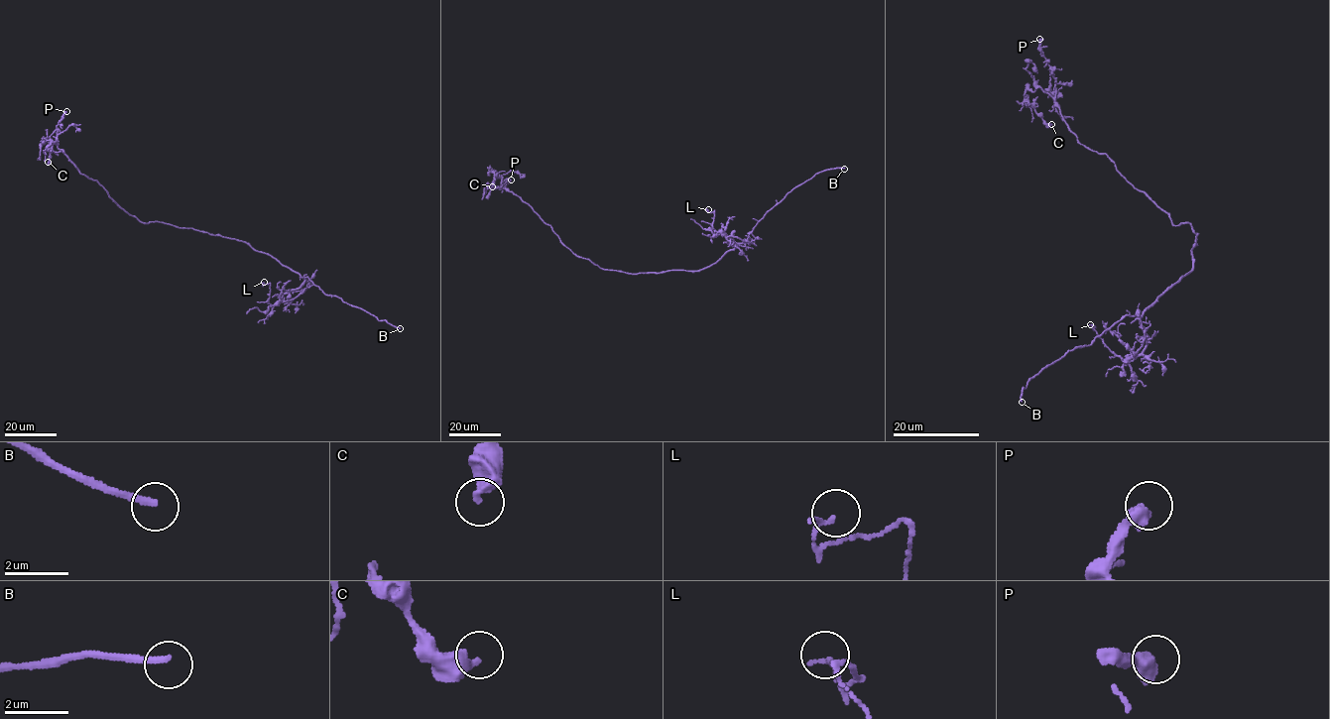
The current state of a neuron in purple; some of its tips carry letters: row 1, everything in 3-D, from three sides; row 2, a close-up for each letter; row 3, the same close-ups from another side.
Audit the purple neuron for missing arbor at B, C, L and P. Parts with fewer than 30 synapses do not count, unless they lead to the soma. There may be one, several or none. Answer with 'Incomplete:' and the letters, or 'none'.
Incomplete: B

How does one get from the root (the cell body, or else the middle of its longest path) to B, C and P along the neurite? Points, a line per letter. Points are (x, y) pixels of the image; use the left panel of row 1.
B: (206, 232), (245, 241), (302, 277), (307, 277), (326, 295), (337, 296), (380, 320), (385, 320), (400, 328)
C: (206, 232), (158, 221), (140, 222), (95, 180), (82, 175), (57, 147), (57, 140), (48, 147), (48, 162)
P: (206, 232), (158, 221), (140, 222), (125, 211), (95, 180), (82, 175), (55, 144), (47, 140), (66, 111)

